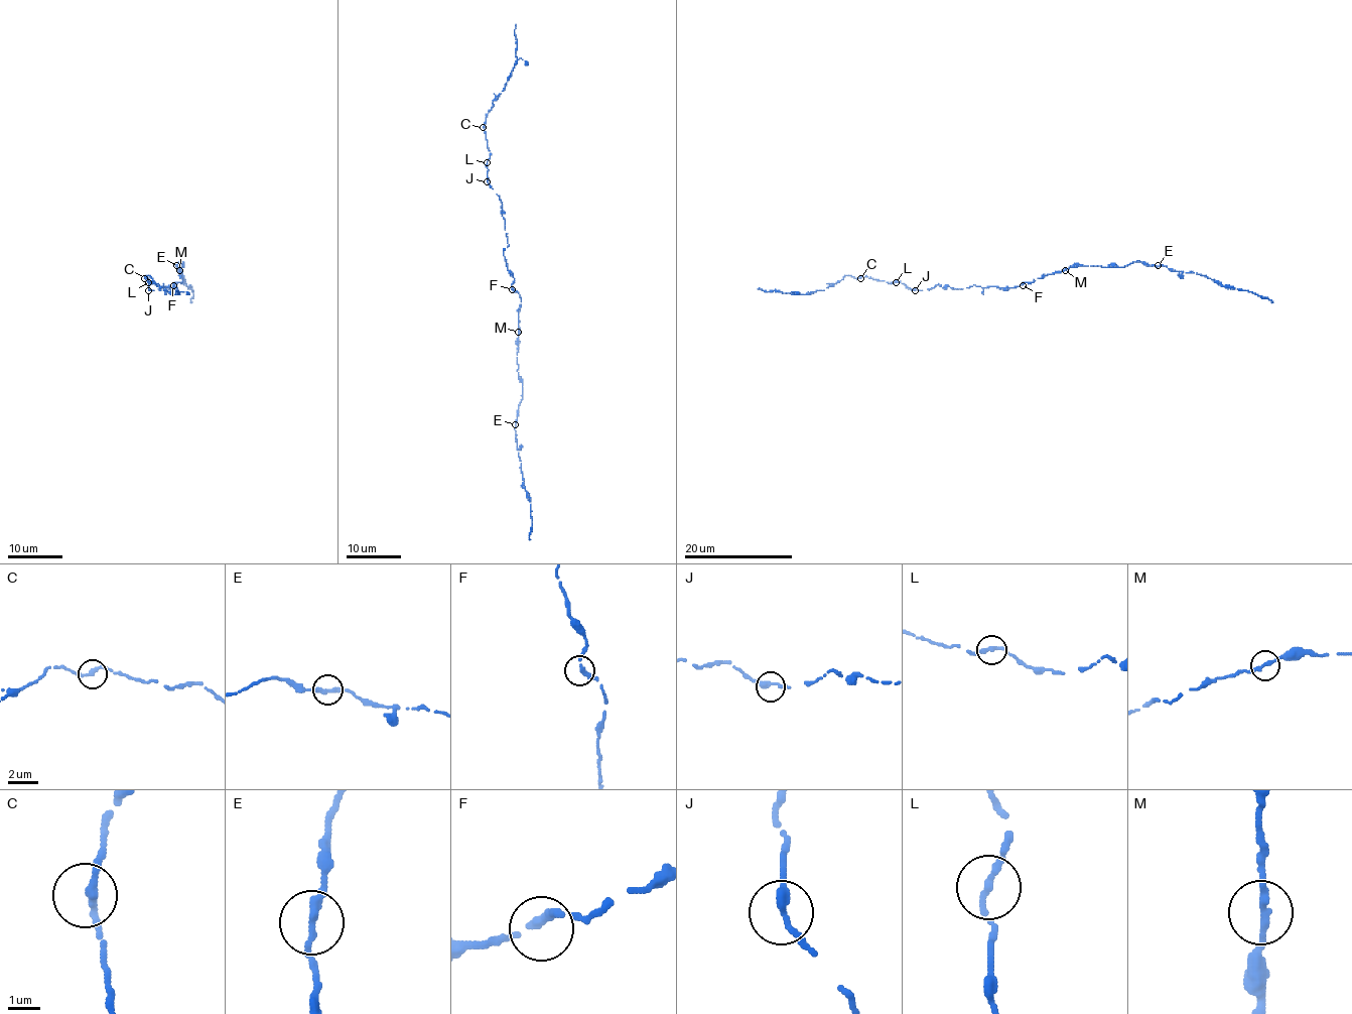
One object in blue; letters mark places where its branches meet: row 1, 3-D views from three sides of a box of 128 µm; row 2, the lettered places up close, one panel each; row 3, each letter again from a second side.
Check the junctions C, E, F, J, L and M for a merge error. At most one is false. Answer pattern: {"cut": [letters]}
{"cut": []}

